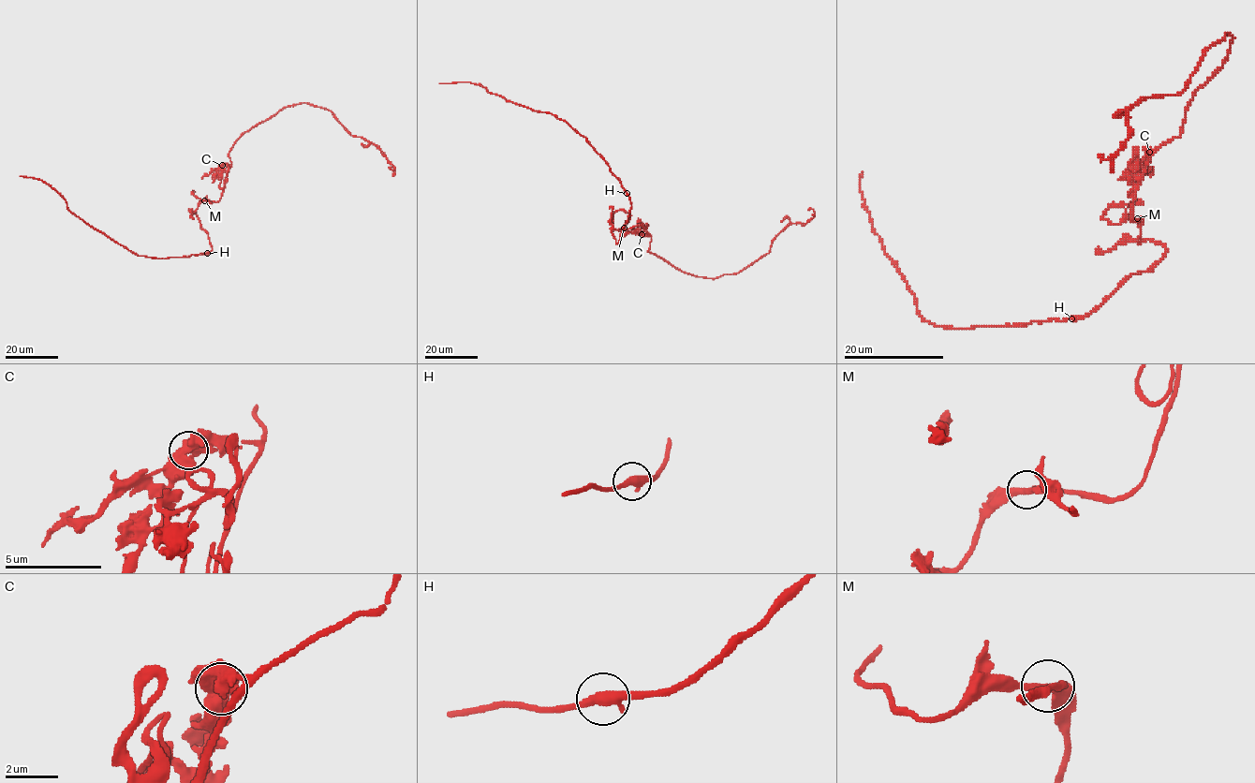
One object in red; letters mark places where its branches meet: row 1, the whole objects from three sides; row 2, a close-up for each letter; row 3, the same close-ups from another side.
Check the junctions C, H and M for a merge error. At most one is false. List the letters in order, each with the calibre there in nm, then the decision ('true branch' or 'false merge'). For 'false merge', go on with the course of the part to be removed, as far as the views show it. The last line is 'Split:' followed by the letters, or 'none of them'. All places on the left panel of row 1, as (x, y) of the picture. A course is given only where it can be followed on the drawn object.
C: 600 nm | false merge | (221, 165), (218, 172), (219, 186), (223, 187), (225, 179), (228, 182)
H: 400 nm | true branch
M: 280 nm | true branch
Split: C

